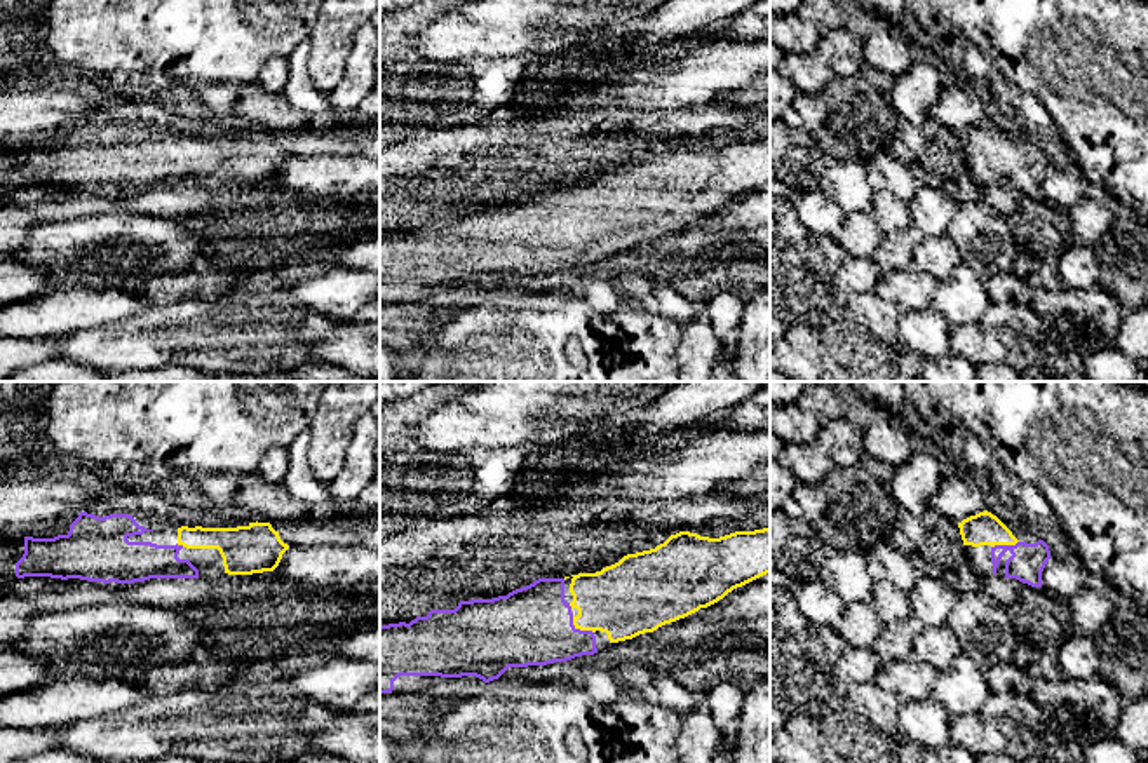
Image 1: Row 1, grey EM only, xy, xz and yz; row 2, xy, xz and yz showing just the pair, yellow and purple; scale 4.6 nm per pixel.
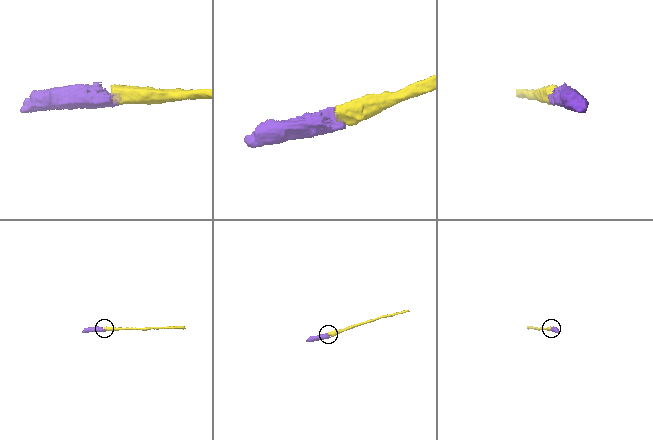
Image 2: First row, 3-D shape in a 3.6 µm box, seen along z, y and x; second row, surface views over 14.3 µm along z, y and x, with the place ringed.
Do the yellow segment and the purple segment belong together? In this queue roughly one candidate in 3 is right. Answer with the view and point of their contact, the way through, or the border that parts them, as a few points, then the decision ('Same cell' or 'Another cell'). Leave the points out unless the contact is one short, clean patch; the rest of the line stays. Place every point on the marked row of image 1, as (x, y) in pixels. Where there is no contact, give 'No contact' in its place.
Touches yellow at xz (579, 627). Path across: xz (624, 600), (605, 603), (579, 627), (532, 626). Same cell

